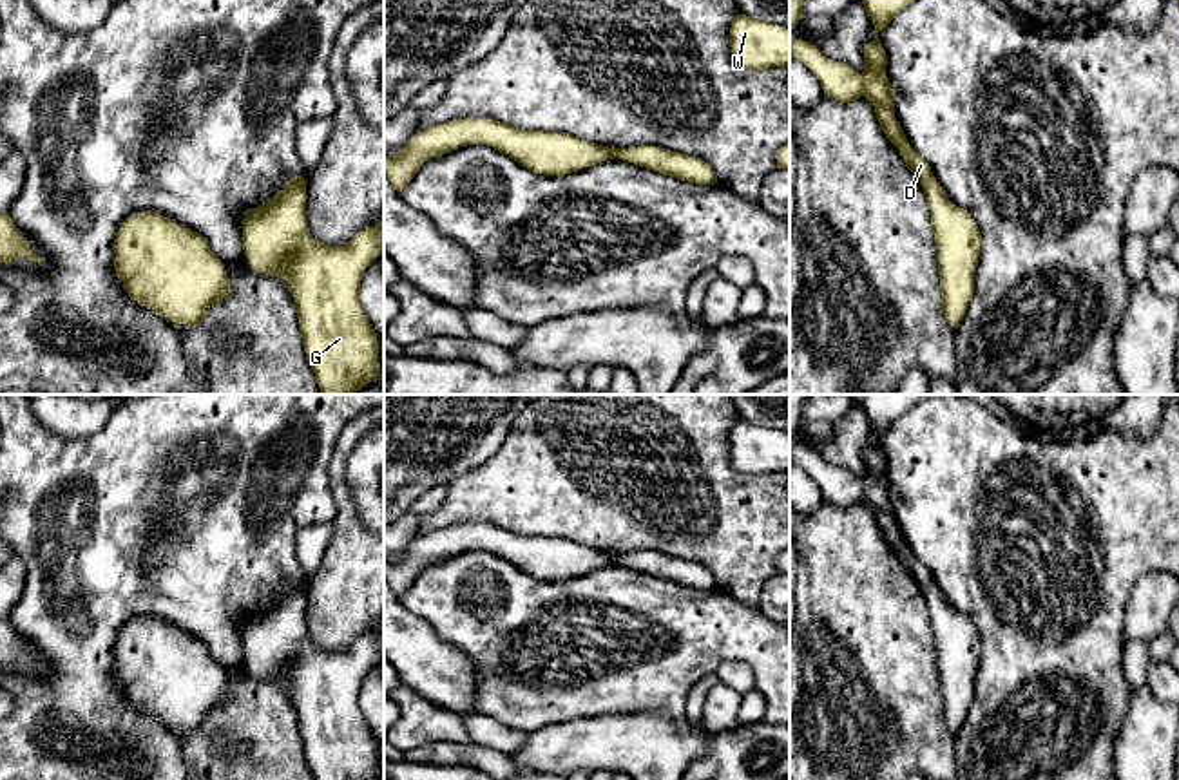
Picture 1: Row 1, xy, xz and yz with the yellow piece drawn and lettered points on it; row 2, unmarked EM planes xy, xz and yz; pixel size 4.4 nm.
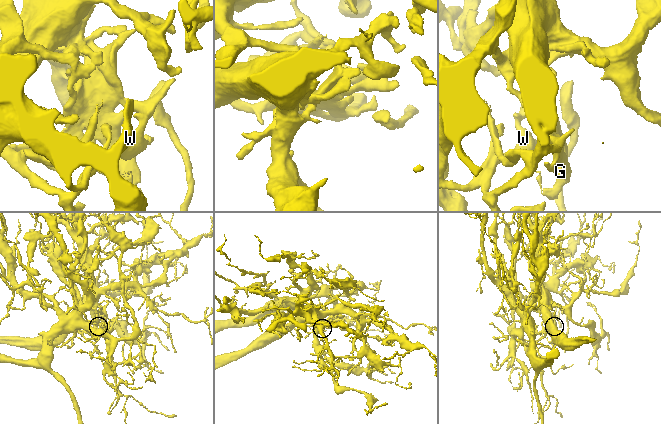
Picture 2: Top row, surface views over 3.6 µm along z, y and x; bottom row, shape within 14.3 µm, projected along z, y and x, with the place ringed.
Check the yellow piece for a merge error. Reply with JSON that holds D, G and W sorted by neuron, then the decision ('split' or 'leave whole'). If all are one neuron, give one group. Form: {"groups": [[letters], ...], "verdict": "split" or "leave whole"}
{"groups": [["D"], ["G", "W"]], "verdict": "split"}

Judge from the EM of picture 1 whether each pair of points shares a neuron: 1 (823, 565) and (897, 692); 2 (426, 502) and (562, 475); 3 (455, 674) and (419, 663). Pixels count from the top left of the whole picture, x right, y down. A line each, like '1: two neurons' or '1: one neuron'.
1: one neuron
2: two neurons
3: one neuron

